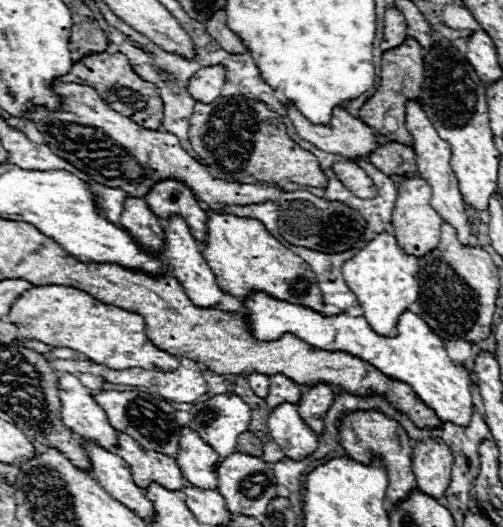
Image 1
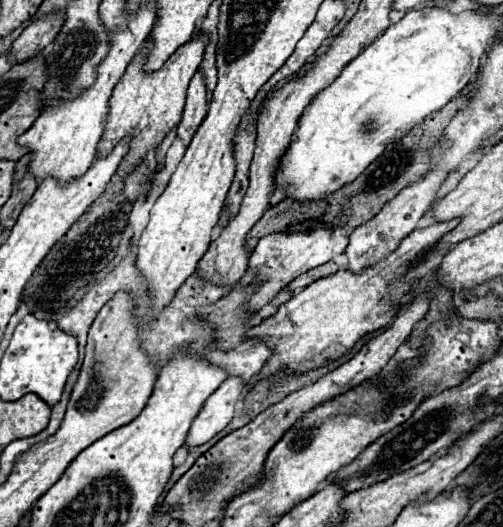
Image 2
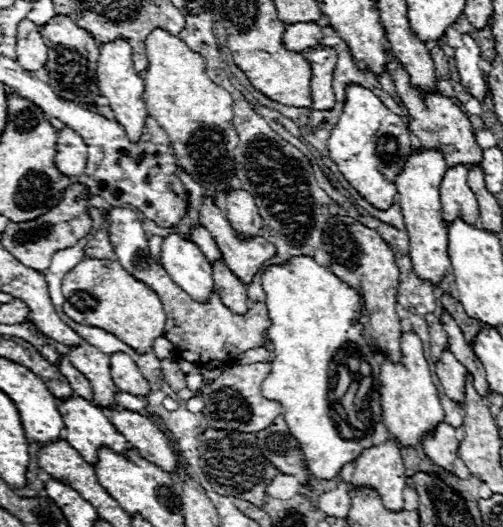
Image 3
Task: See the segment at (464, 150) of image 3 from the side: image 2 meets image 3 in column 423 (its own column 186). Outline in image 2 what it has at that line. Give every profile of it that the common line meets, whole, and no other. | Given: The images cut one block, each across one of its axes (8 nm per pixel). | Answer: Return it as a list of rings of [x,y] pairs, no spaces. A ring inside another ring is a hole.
[[[196,72],[192,76],[192,82],[188,86],[188,96],[186,96],[186,104],[184,104],[184,112],[182,112],[182,120],[178,124],[178,136],[190,144],[196,128],[202,124],[204,116],[206,116],[206,84],[204,84],[204,74]]]

